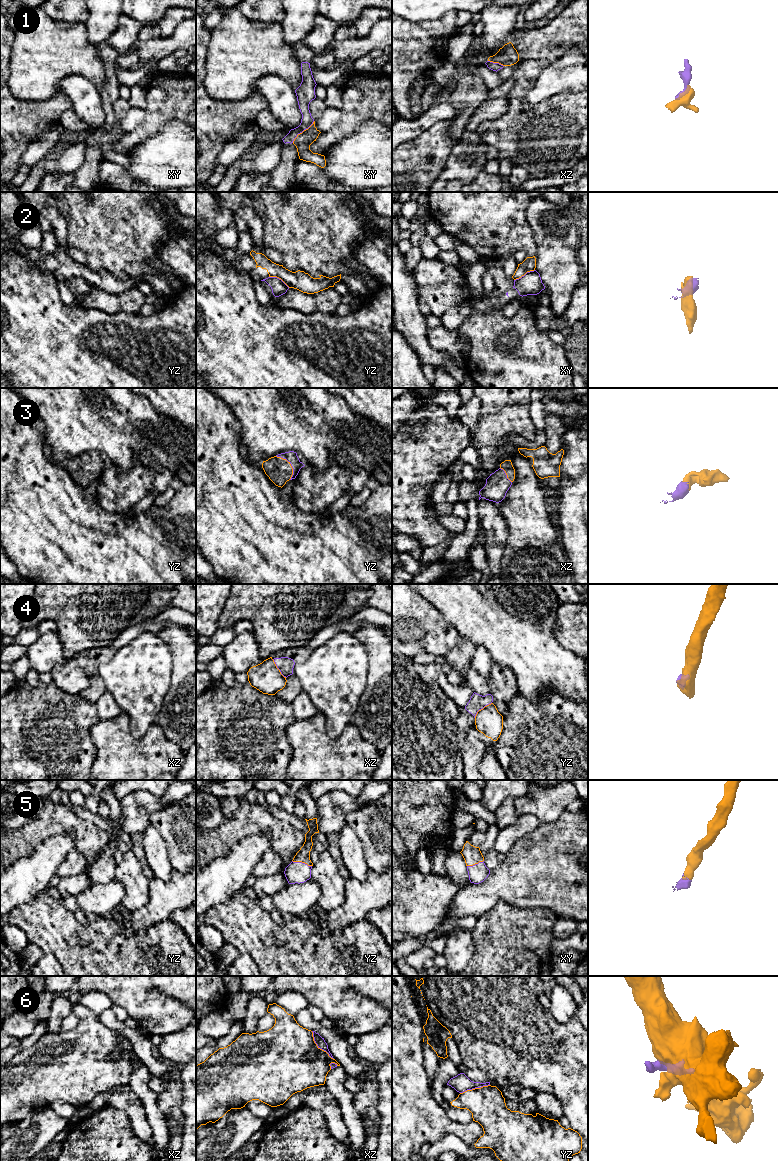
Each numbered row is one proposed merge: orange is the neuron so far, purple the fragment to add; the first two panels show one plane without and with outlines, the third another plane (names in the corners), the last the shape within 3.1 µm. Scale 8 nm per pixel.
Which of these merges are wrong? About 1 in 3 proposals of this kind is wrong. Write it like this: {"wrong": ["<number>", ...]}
{"wrong": ["2", "4", "6"]}

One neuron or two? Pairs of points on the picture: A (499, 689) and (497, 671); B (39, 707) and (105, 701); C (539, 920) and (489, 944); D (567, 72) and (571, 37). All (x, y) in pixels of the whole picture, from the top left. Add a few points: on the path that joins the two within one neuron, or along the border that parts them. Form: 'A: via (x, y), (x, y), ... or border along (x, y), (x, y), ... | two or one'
A: via (499, 685), (499, 675) | one
B: border along (94, 703), (97, 715), (100, 718) | two
C: via (527, 932), (514, 944), (501, 944) | one
D: border along (577, 49), (565, 52), (550, 63) | two

